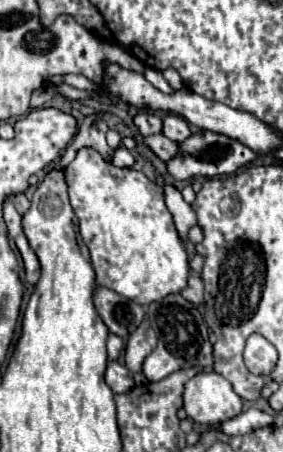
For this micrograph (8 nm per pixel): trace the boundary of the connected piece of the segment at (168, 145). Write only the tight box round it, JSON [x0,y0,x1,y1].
[144,134,178,160]

